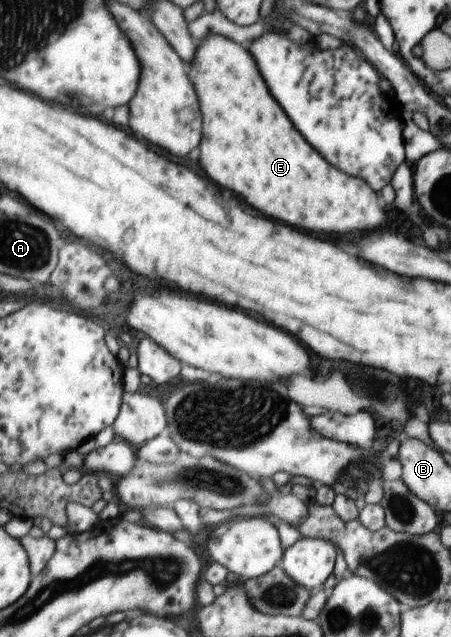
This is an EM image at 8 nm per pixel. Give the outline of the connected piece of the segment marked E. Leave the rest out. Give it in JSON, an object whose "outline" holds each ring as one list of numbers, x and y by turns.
{"outline":[[208,33,197,41,199,49,192,65,196,89,200,89,200,109,204,109,204,145,200,145,200,165,214,183,240,195,248,205,266,217,308,229,312,233,370,233,380,229,388,215,378,203,378,195,358,177,350,177,332,167,308,141,294,129,282,107,270,95,260,77,255,57,246,45]]}

